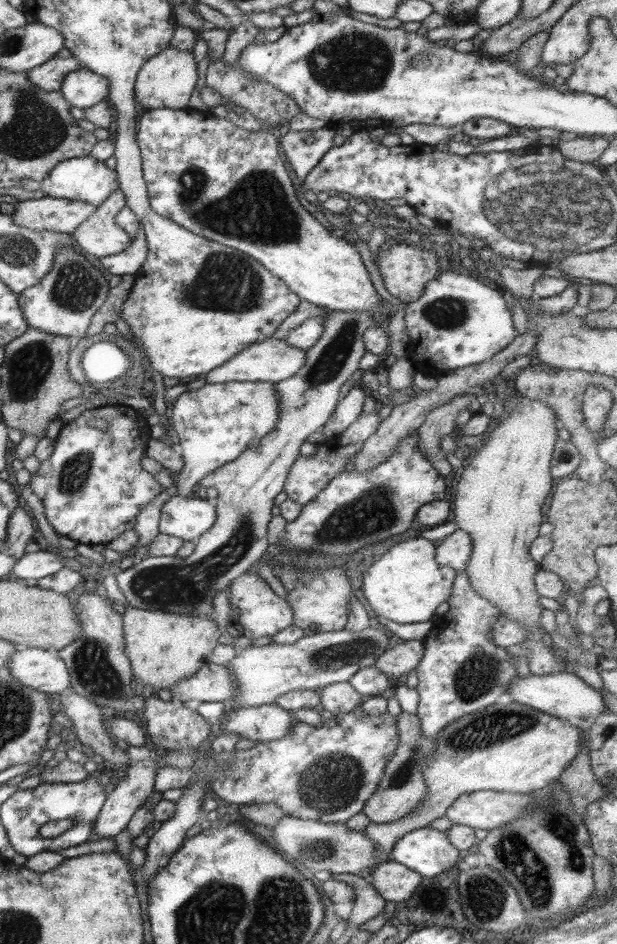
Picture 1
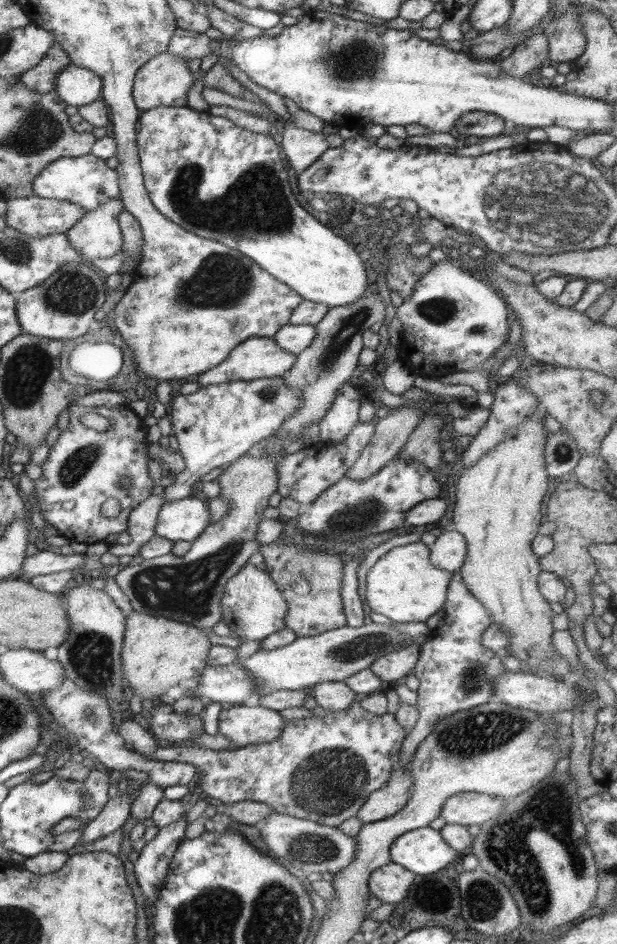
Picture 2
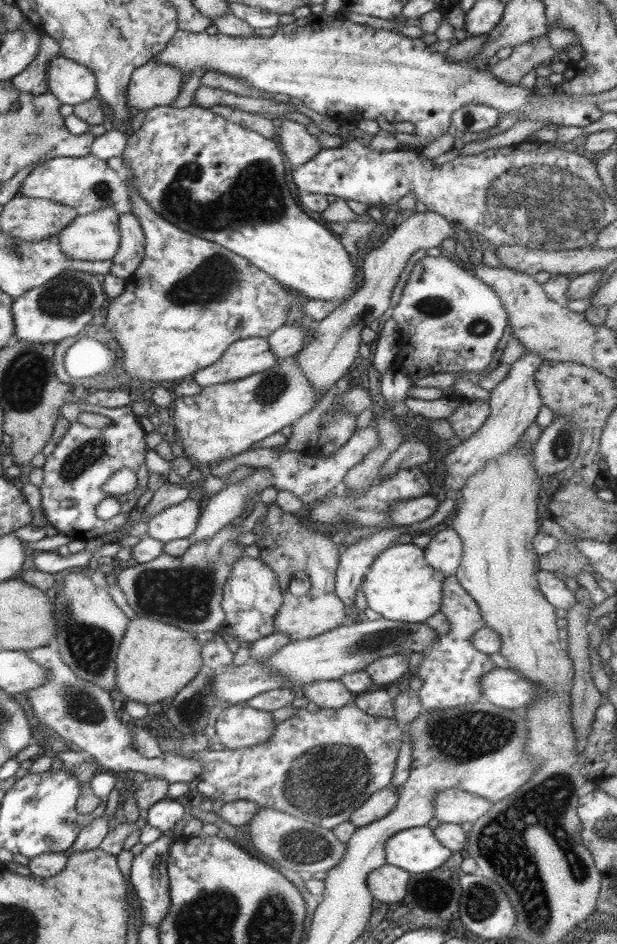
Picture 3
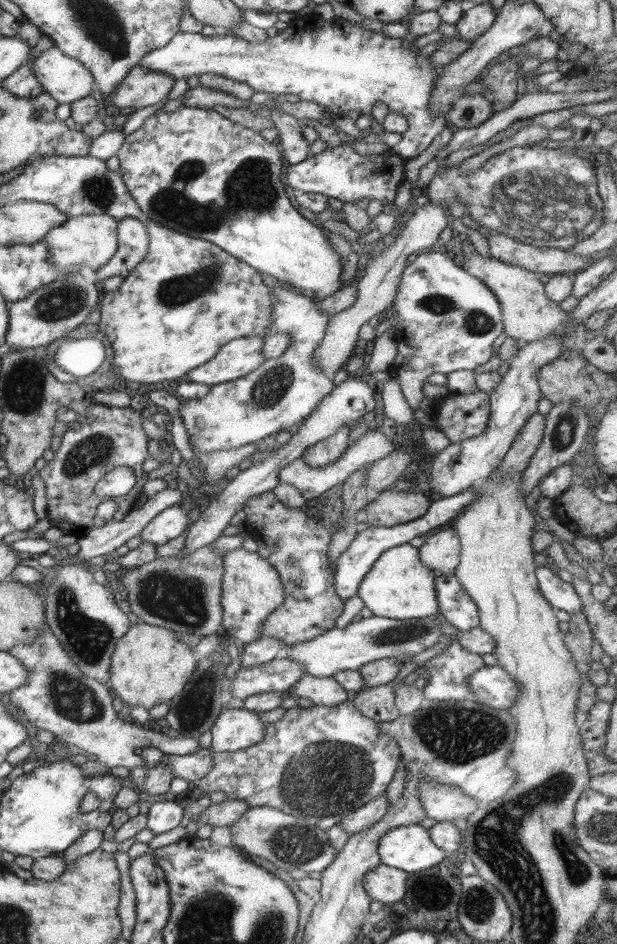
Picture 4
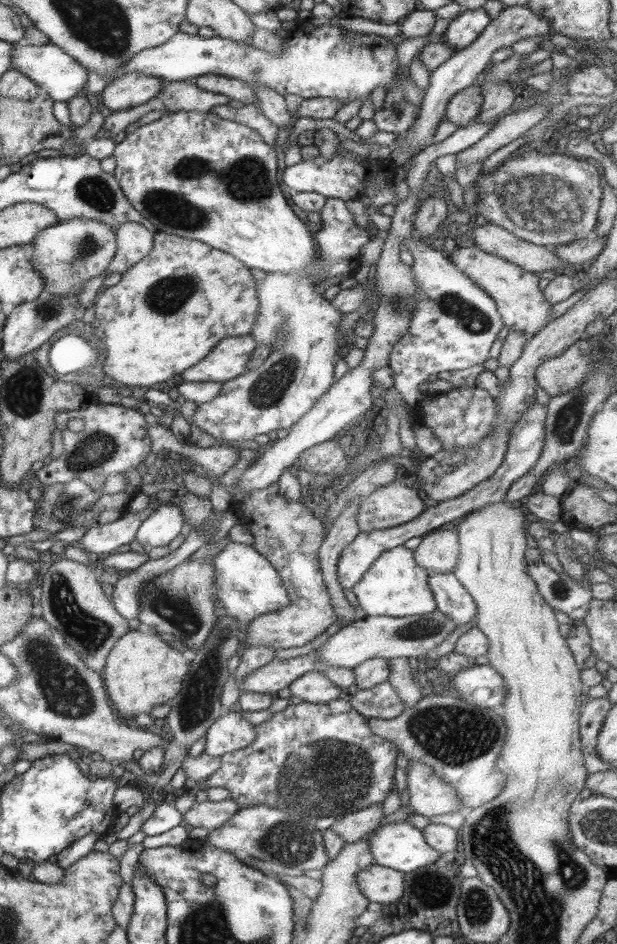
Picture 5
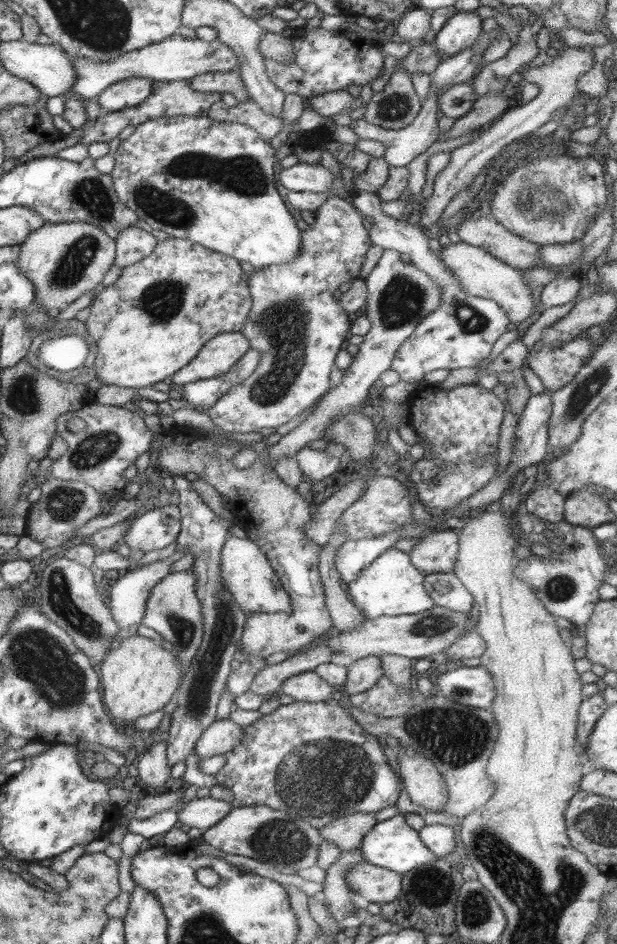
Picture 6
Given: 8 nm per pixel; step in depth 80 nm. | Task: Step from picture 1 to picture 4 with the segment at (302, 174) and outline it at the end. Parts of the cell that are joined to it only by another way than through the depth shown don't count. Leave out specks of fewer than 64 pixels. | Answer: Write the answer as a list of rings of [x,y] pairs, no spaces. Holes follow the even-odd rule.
[[[270,110],[270,118],[279,132],[278,142],[284,148],[286,162],[295,165],[306,160],[310,145],[302,136],[302,120],[278,110]]]

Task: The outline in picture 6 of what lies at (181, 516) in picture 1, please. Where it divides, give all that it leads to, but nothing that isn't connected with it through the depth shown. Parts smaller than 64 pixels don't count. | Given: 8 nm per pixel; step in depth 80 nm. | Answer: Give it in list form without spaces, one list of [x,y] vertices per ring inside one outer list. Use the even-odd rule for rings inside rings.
[[[168,504],[135,515],[122,543],[132,550],[148,553],[174,543],[180,532],[180,509],[178,505]]]

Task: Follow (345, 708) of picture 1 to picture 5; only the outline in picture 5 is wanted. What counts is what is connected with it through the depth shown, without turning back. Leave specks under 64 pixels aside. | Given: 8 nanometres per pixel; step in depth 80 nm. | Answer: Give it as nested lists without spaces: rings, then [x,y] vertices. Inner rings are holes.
[[[320,671],[304,673],[288,685],[288,690],[290,690],[291,696],[296,696],[296,698],[312,704],[324,704],[346,697],[348,694],[328,680]]]

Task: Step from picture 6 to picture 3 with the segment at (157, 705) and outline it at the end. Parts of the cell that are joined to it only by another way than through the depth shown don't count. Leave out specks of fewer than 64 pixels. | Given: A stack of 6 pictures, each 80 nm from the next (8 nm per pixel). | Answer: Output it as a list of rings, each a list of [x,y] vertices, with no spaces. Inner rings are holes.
[[[138,616],[136,619],[130,619],[126,632],[121,638],[119,644],[119,650],[116,656],[116,688],[122,692],[125,702],[128,700],[134,700],[134,702],[140,702],[140,704],[154,704],[154,702],[163,703],[169,702],[175,696],[179,690],[182,690],[200,671],[204,668],[202,663],[202,642],[195,639],[195,634],[188,632],[187,630],[182,630],[177,626],[172,626],[171,624],[164,624],[159,620],[150,620],[149,618],[144,618],[143,616]]]

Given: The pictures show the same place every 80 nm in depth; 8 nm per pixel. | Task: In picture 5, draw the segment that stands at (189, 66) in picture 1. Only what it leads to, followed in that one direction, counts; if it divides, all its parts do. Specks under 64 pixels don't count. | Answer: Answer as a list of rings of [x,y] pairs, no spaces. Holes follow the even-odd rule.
[[[124,73],[114,78],[102,91],[101,108],[105,112],[122,111],[154,100],[164,90],[164,80],[143,73]]]

